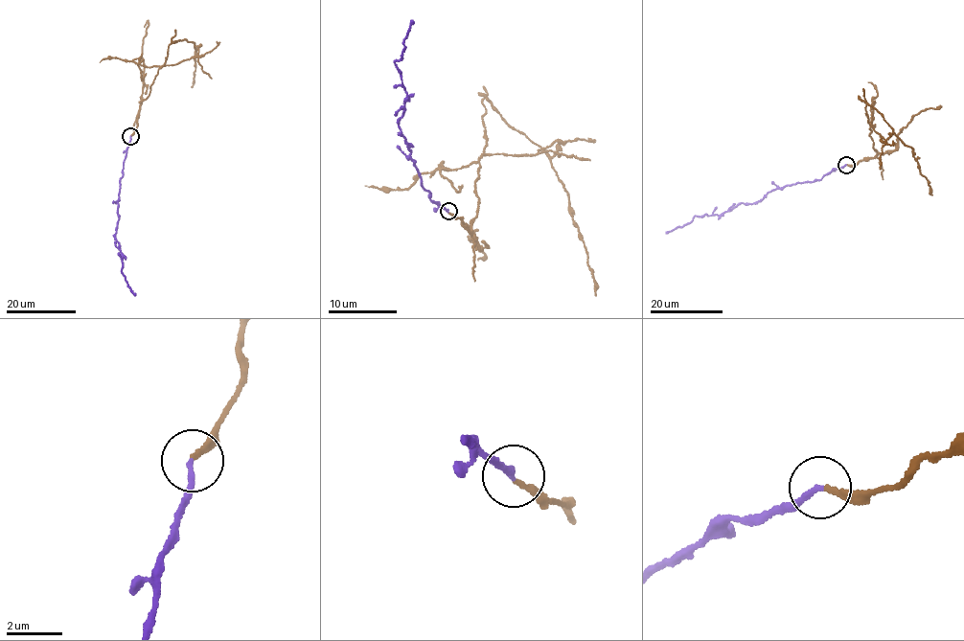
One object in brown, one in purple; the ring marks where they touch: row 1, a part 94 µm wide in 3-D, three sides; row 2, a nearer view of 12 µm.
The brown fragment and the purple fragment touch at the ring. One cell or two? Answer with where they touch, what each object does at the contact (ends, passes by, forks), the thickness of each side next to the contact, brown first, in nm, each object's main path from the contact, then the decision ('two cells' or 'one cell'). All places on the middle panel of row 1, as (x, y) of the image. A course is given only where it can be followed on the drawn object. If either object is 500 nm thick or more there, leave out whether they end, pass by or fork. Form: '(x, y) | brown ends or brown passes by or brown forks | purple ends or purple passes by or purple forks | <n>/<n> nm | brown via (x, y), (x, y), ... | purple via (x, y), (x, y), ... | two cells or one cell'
(448, 211) | brown ends | purple ends | 190/200 nm | brown via (448, 213), (472, 232), (483, 155), (557, 152), (552, 168), (566, 189), (596, 295) | purple via (448, 211), (431, 201), (422, 185), (400, 118), (406, 92), (394, 61), (401, 57), (402, 39), (413, 21) | two cells

